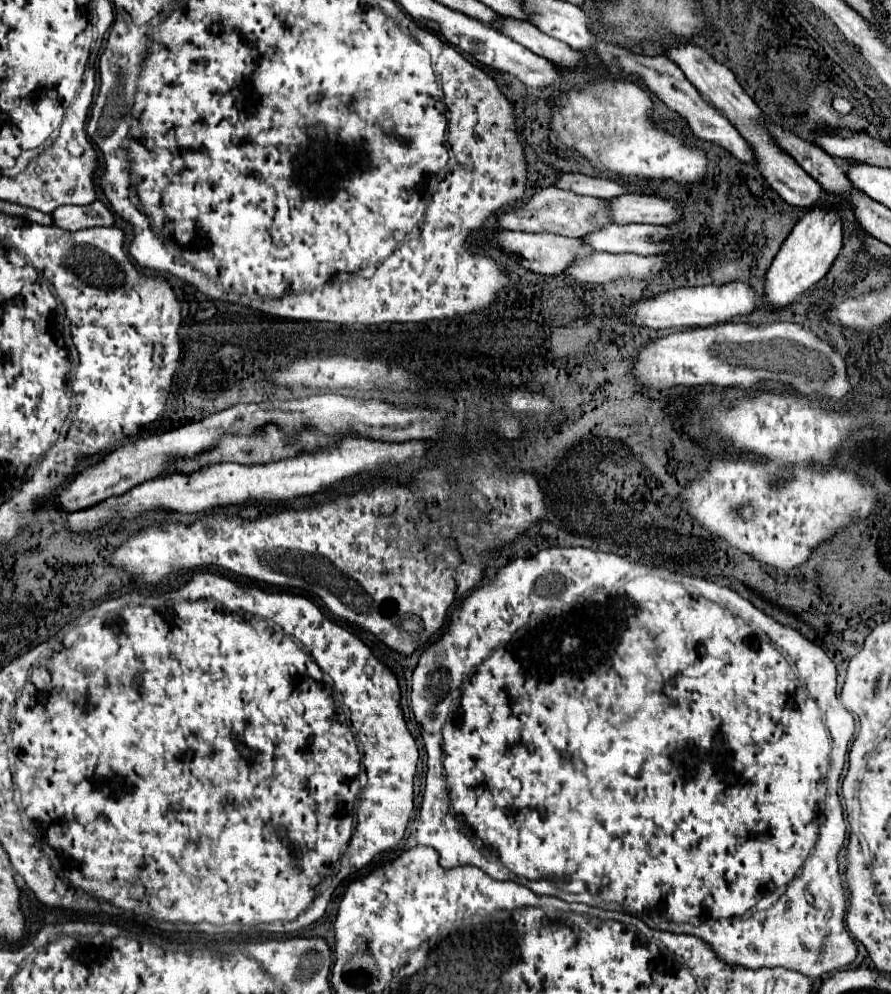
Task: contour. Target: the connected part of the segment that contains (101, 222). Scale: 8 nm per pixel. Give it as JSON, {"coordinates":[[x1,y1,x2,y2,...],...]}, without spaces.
{"coordinates":[[94,201,92,205,86,207,58,207,52,213,52,225,68,231,80,231,88,227,110,227,114,223,112,211,100,203]]}

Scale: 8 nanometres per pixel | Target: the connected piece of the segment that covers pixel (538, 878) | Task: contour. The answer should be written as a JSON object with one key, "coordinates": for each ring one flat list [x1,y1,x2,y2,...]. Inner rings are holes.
{"coordinates":[[560,531,559,543,556,546,541,550,532,557,518,557,510,561,508,565,500,567,496,571,496,577,492,577,488,583,474,589,450,615,448,631,442,633,442,637,428,645,424,653,420,655,420,661,412,675,412,711,420,725,422,739,426,743,428,753,428,773,426,773,426,789,424,789,424,801,420,807,420,819,418,819,418,833,416,839,420,845,434,847,440,853,440,865,444,869,460,867,460,865,474,865,486,871,492,879,498,881,516,881,536,895,552,895,560,897,564,901,570,901,570,895,590,895,596,899,594,907,602,909,614,909,624,911,630,915,640,917,648,927,662,929,670,933,686,933,702,939,710,945,710,949,728,965,744,967,744,969,760,969,760,967,788,967,798,973,804,973,806,977,821,977,825,974,846,968,848,963,854,961,857,956,857,946,850,933,844,929,844,907,846,907,846,895,838,873,838,853,842,849,846,835,846,822,843,816,842,805,838,795,840,776,847,760,847,749,854,736,854,717,850,711,836,699,836,667,828,659,828,655,802,637,798,631,784,627,772,617,758,611,750,601,742,599,734,590,718,585,714,582,698,577,690,577,668,571,665,567,647,566,645,563,630,561,626,555,600,551,600,549,586,549,586,545,570,545,572,533],[828,769,830,769,830,803,826,803,828,797],[806,895,812,897,812,905,804,901],[794,903,802,903,802,907,790,907]]}

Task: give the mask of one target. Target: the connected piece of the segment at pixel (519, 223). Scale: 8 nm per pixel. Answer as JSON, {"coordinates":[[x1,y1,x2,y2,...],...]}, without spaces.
{"coordinates":[[546,187,540,189,530,201,516,205,512,211,498,217,500,227,508,231,524,231,524,233,552,233,562,237,586,237,610,223,614,223,612,215,608,213,608,203,604,199,578,195,568,189]]}

